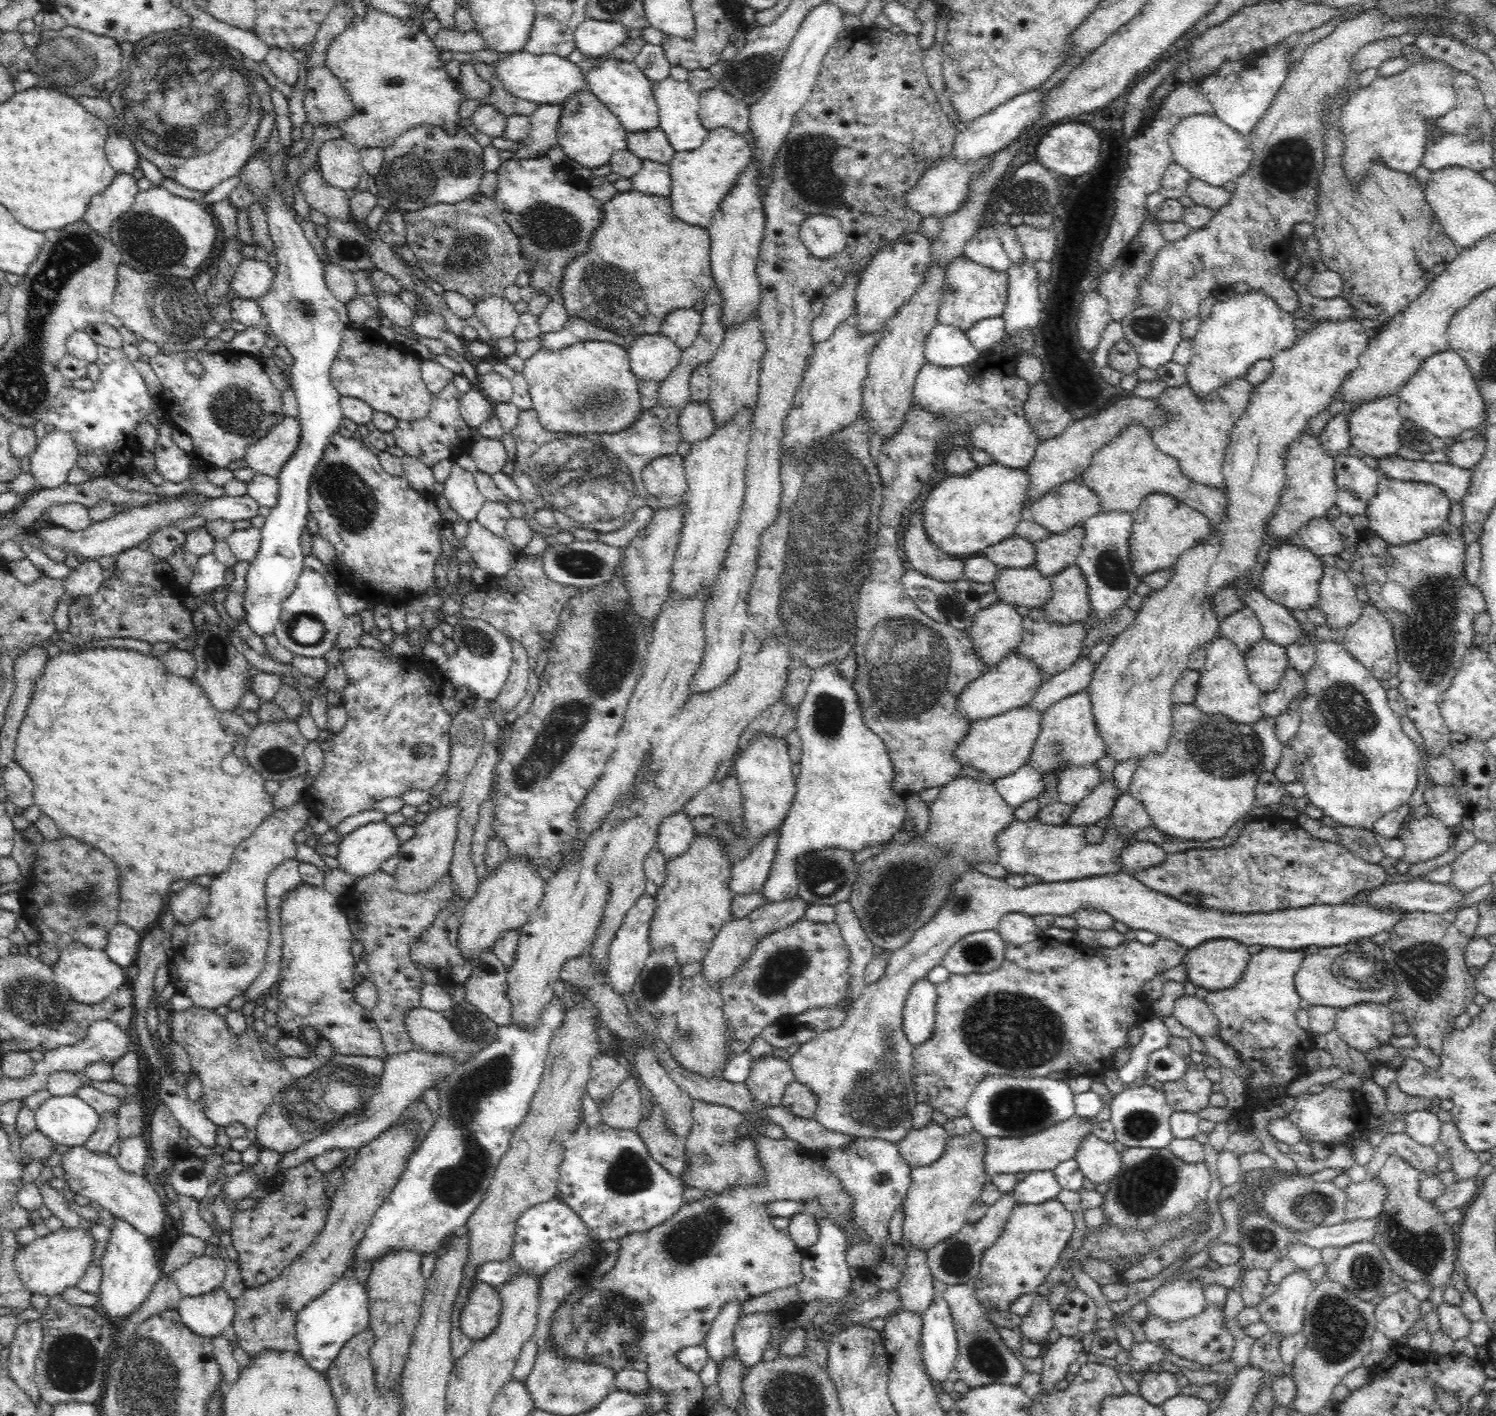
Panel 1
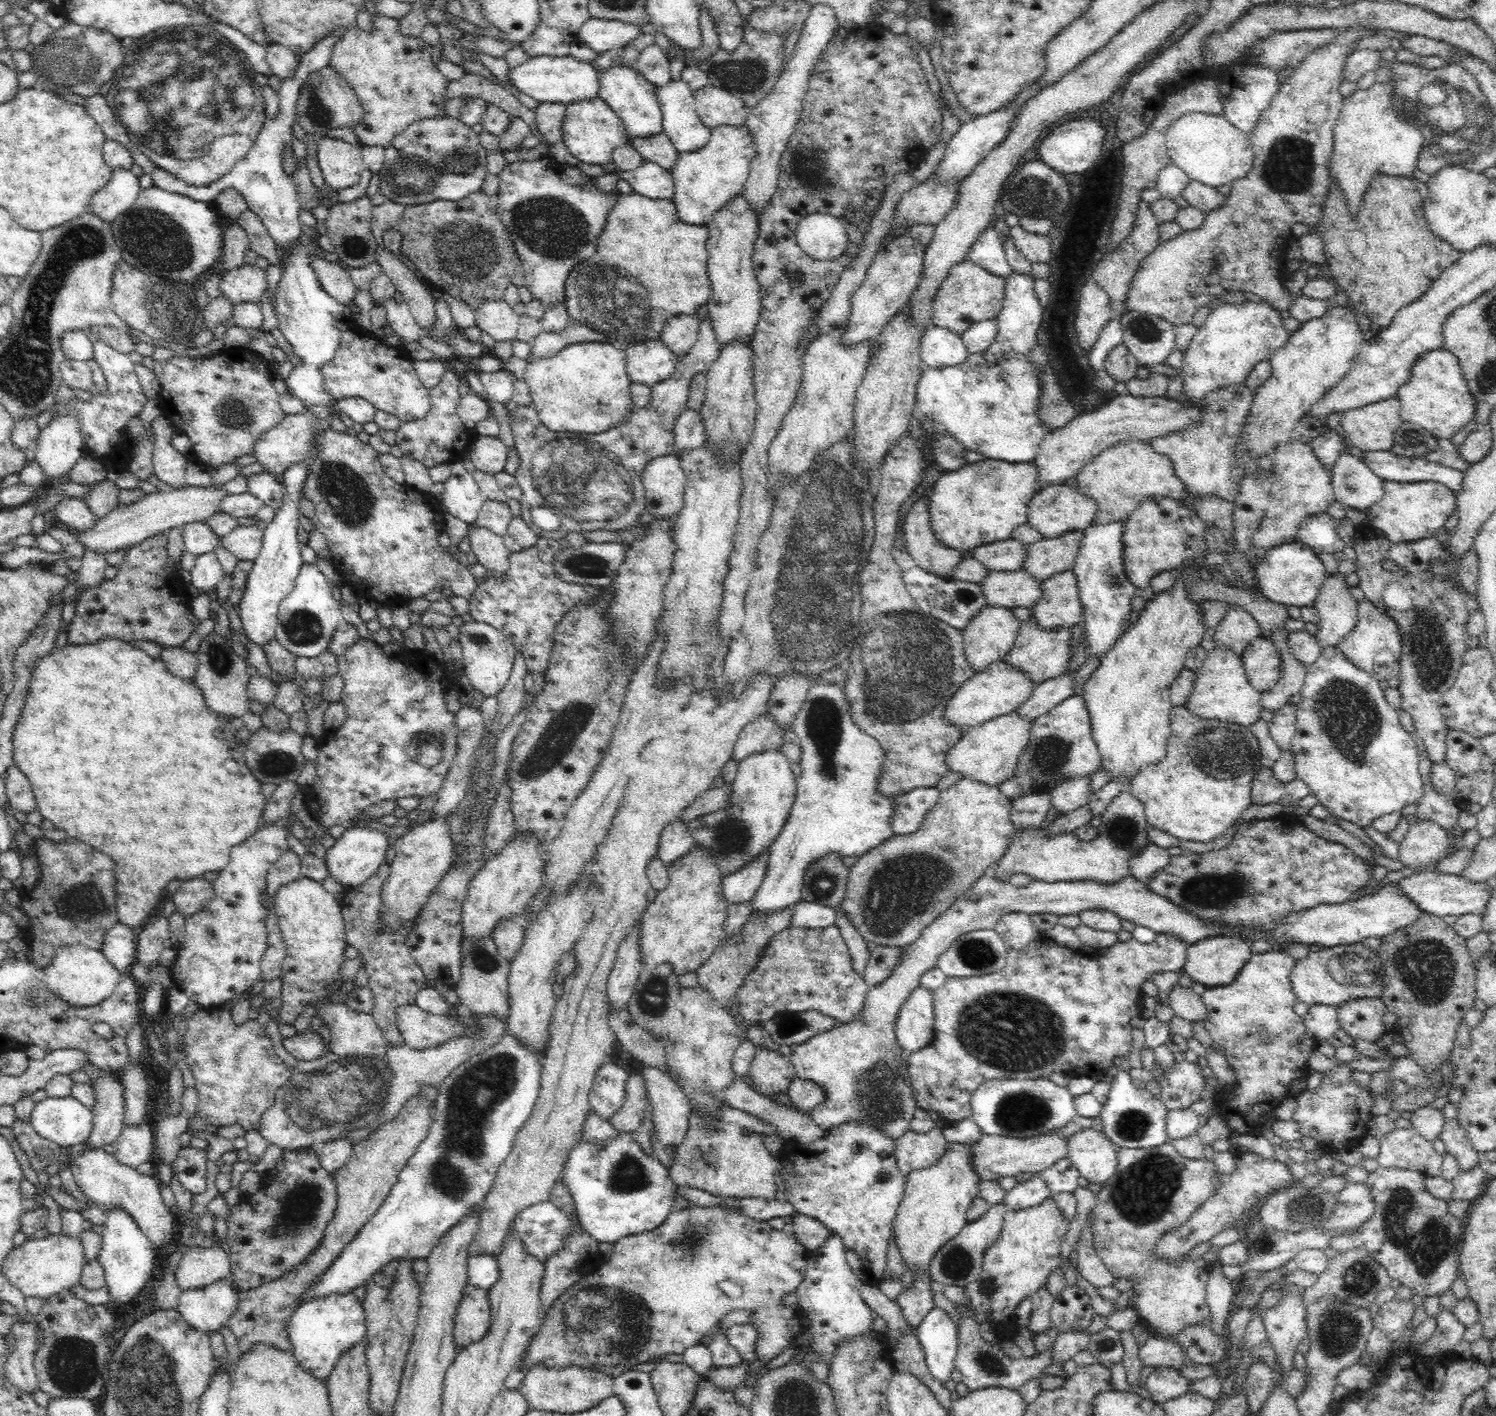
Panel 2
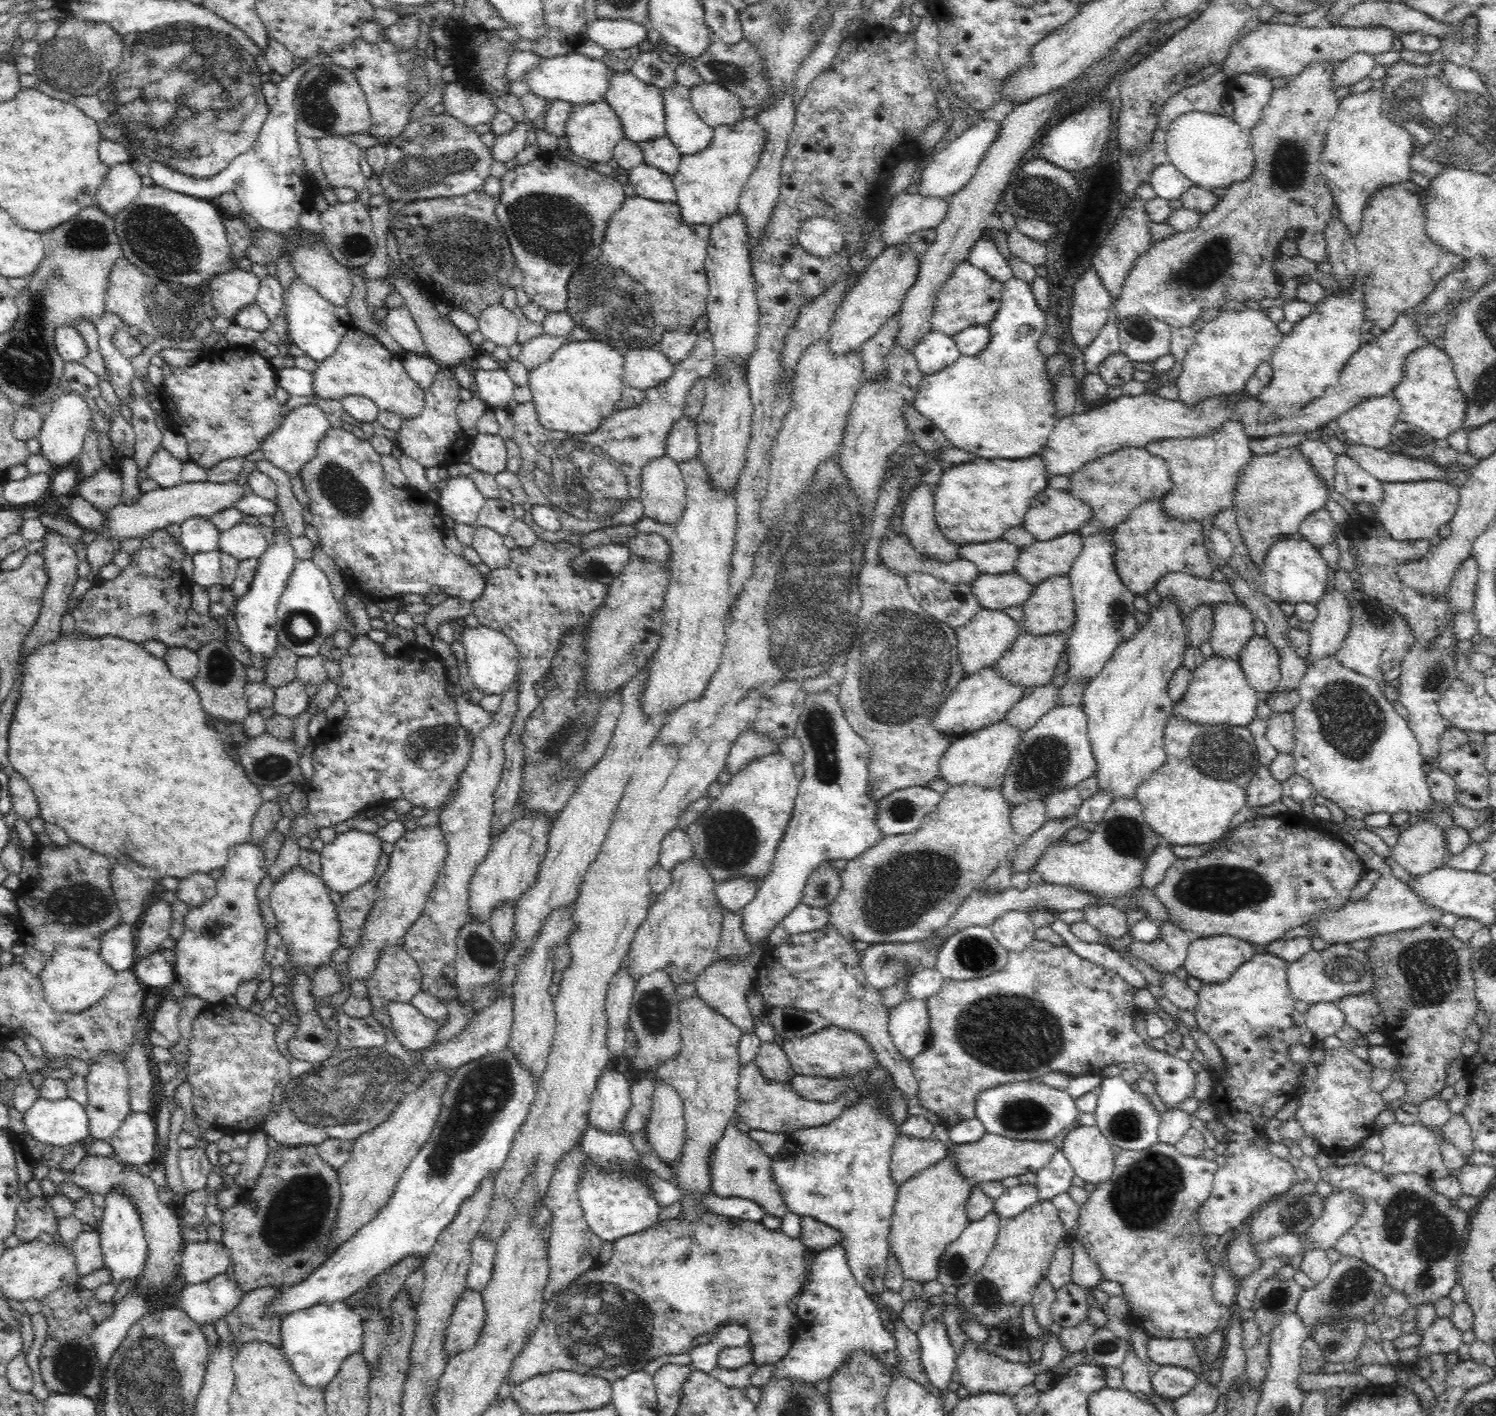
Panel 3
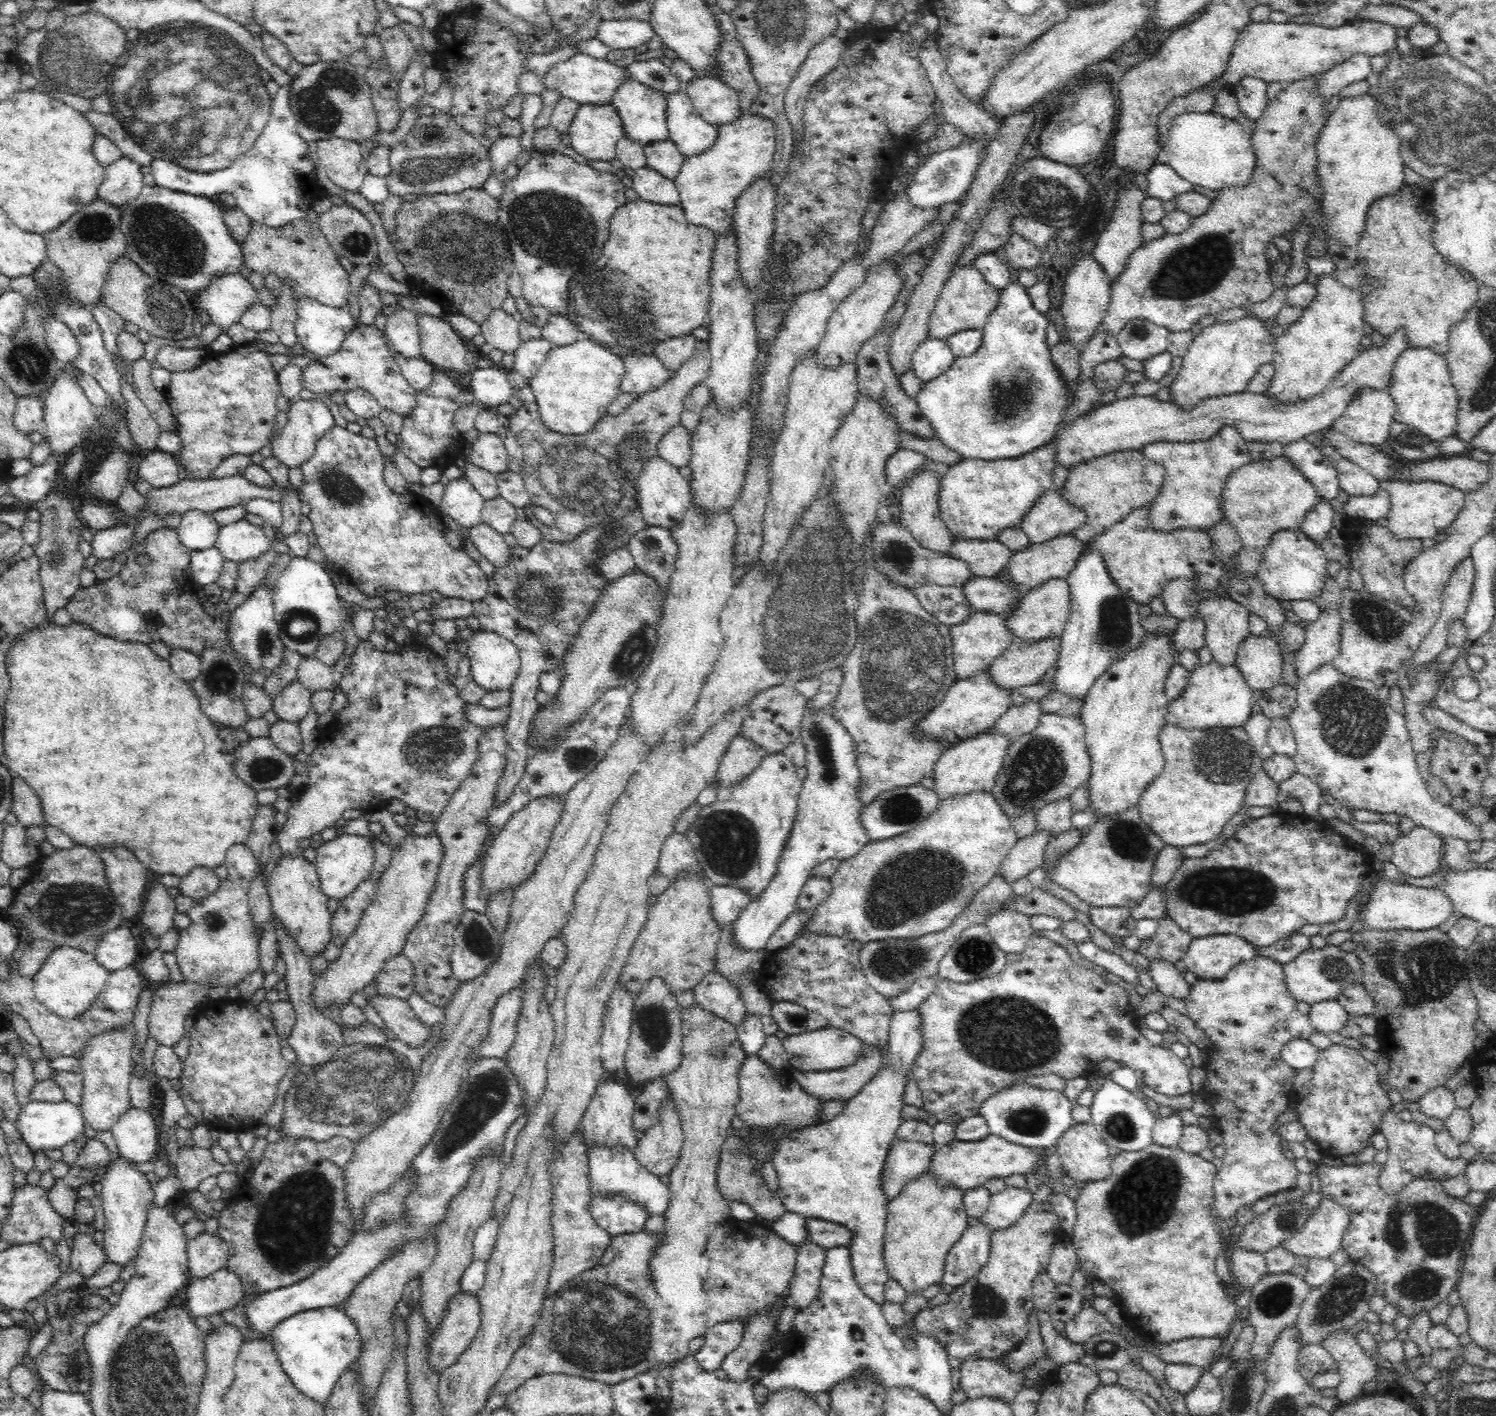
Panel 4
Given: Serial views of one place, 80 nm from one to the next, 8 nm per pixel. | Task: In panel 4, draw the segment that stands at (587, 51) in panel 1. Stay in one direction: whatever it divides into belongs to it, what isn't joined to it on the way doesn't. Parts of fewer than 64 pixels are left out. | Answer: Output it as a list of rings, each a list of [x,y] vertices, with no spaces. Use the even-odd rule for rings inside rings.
[[[603,20],[598,26],[596,40],[614,50],[628,50],[647,44],[655,35],[649,20]]]

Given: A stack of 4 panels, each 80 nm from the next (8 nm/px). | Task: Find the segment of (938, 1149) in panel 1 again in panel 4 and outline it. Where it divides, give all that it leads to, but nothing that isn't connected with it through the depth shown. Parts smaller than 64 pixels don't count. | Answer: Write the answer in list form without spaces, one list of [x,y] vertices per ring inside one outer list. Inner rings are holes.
[[[895,1139],[884,1160],[882,1179],[887,1200],[900,1196],[904,1185],[926,1173],[935,1146]]]

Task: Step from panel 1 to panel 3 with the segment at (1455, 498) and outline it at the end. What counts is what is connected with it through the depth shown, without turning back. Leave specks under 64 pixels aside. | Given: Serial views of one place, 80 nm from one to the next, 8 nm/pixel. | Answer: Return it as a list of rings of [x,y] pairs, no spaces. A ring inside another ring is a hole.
[[[1348,441],[1342,443],[1346,447],[1344,455],[1352,457],[1368,474],[1377,478],[1380,482],[1444,481],[1444,470],[1429,459],[1415,459],[1398,452],[1389,453],[1384,449],[1362,446]]]

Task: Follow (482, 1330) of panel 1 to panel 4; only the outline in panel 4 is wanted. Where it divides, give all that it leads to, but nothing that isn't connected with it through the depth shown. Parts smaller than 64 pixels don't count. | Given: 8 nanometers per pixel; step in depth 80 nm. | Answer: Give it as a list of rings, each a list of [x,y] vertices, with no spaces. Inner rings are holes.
[[[458,1293],[448,1300],[447,1310],[440,1320],[439,1328],[431,1336],[426,1360],[434,1373],[440,1373],[449,1366],[456,1364],[460,1355],[468,1348],[477,1336],[481,1326],[480,1305],[476,1295],[471,1293]]]

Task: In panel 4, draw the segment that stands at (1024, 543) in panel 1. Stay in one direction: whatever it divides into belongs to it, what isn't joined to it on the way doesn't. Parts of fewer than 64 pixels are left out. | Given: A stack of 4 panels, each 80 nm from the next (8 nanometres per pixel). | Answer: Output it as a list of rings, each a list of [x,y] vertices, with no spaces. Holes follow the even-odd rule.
[[[952,536],[952,546],[947,554],[966,562],[974,577],[996,577],[1011,559],[1011,549],[996,540],[958,539],[956,536]]]

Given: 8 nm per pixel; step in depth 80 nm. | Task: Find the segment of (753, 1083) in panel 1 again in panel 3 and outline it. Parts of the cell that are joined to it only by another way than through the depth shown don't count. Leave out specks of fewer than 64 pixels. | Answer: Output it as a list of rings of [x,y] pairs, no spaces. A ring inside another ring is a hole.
[[[774,1041],[762,1043],[753,1062],[765,1080],[788,1083],[796,1076],[791,1070],[784,1048]]]

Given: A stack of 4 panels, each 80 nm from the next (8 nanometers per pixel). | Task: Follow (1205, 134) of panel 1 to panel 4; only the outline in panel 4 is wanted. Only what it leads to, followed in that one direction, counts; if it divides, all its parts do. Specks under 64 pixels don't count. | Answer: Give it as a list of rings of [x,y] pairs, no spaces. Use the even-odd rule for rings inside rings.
[[[1212,112],[1177,116],[1167,133],[1163,159],[1190,184],[1216,191],[1247,185],[1256,166],[1251,136],[1234,119]]]

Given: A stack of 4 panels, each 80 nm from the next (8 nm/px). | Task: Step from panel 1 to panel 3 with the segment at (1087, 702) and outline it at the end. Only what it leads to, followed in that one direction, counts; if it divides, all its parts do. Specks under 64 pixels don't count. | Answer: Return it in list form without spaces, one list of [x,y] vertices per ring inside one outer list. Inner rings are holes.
[[[1082,706],[1054,707],[1033,728],[1022,732],[1021,744],[1016,748],[997,792],[1004,797],[1011,810],[1030,801],[1045,802],[1052,794],[1070,790],[1093,777],[1095,771],[1095,756],[1087,738],[1087,718]]]

